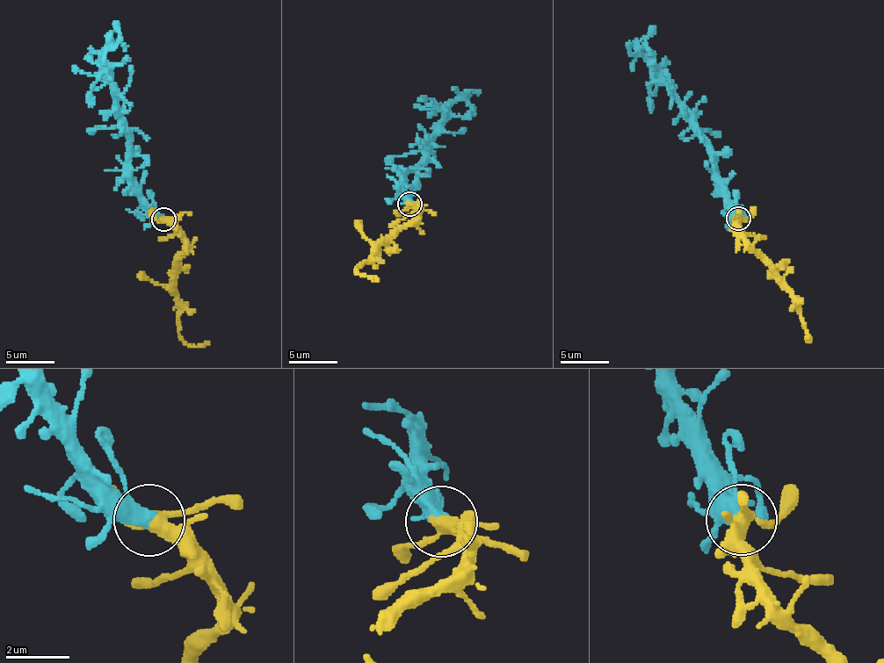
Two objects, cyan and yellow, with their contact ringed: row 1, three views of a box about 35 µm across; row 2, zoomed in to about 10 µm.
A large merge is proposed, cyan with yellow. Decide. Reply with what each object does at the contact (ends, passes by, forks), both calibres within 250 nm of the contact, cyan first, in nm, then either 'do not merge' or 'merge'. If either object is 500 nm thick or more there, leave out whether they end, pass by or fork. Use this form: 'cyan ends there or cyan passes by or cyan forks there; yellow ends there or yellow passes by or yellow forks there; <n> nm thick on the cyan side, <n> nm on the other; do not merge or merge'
cyan forks there; yellow forks there; 280 nm thick on the cyan side, 320 nm on the other; merge

